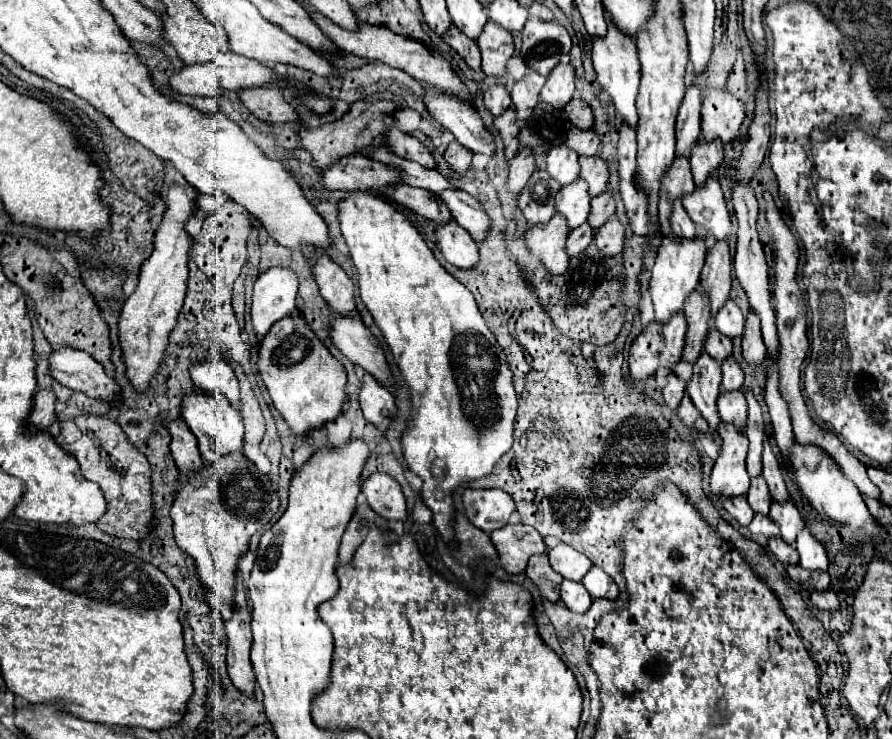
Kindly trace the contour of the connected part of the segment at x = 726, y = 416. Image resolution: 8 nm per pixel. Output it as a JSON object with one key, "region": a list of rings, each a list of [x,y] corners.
{"region":[[[730,390],[730,394],[718,396],[718,414],[724,422],[732,422],[738,430],[746,426],[746,398],[742,390]]]}

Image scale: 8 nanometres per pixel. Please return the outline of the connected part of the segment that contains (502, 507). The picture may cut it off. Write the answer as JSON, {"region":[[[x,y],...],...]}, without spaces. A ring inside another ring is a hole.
{"region":[[[466,488],[464,490],[464,512],[468,520],[484,532],[492,532],[506,526],[514,510],[516,506],[510,494],[498,488],[492,488],[492,490]]]}

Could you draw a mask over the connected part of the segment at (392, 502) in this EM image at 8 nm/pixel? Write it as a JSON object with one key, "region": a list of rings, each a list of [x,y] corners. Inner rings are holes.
{"region":[[[372,474],[362,482],[362,494],[366,496],[370,508],[386,520],[406,520],[406,502],[400,484],[388,474]]]}

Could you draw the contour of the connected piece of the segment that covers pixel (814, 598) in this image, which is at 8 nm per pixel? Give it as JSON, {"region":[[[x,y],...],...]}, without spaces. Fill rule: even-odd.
{"region":[[[826,588],[826,590],[810,590],[810,602],[816,604],[818,608],[822,610],[836,610],[838,608],[838,596],[834,594],[832,588]]]}

